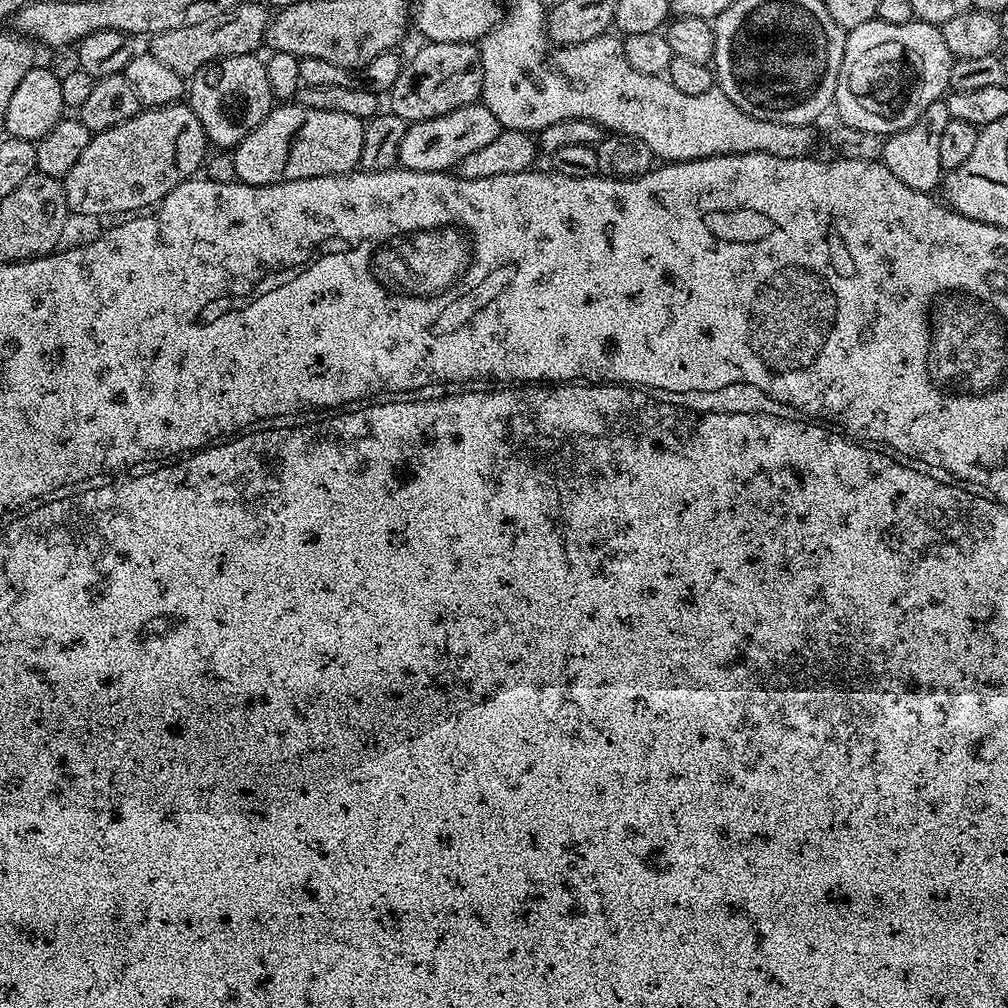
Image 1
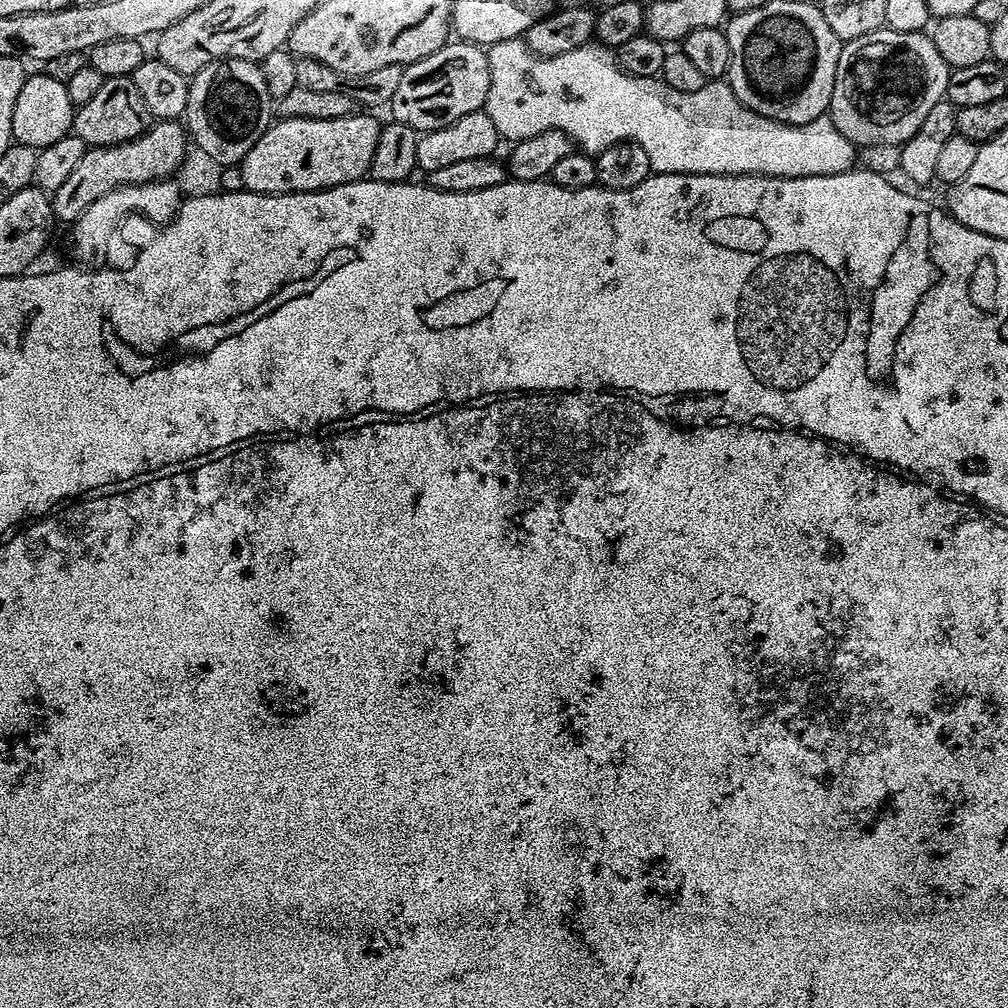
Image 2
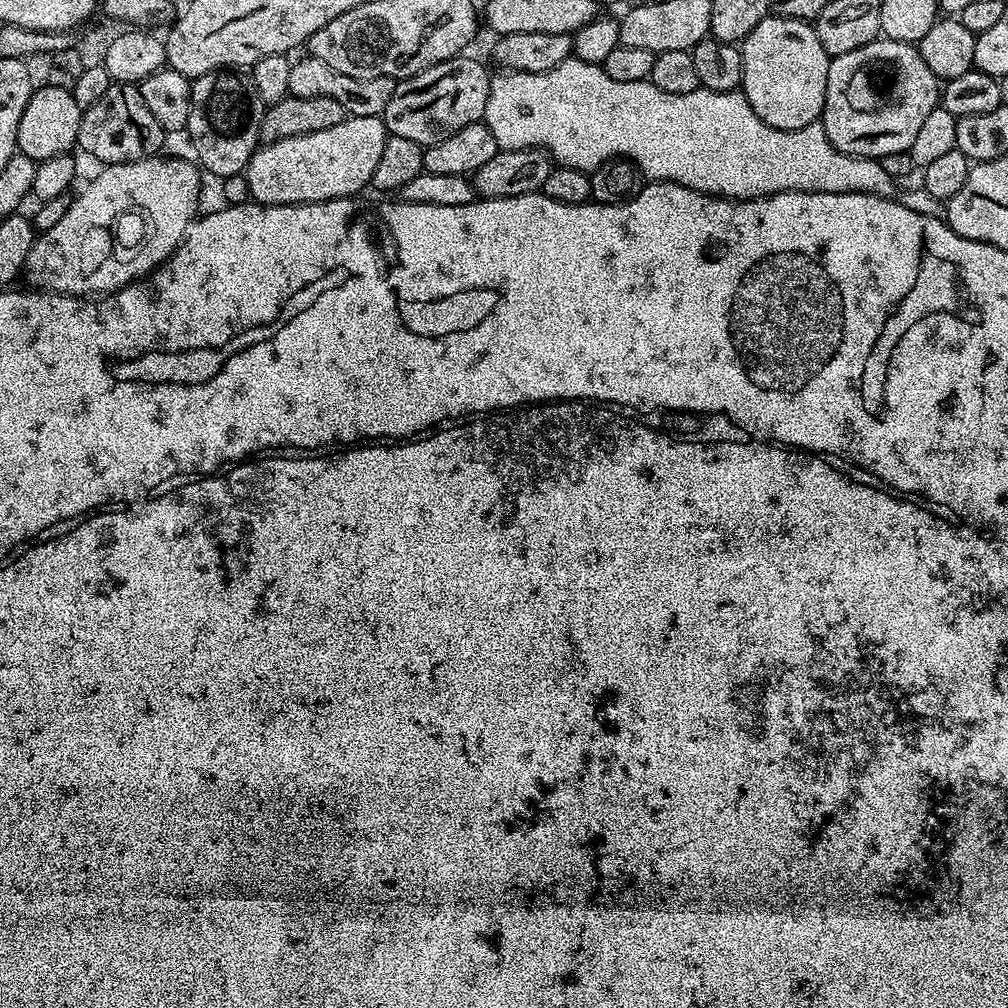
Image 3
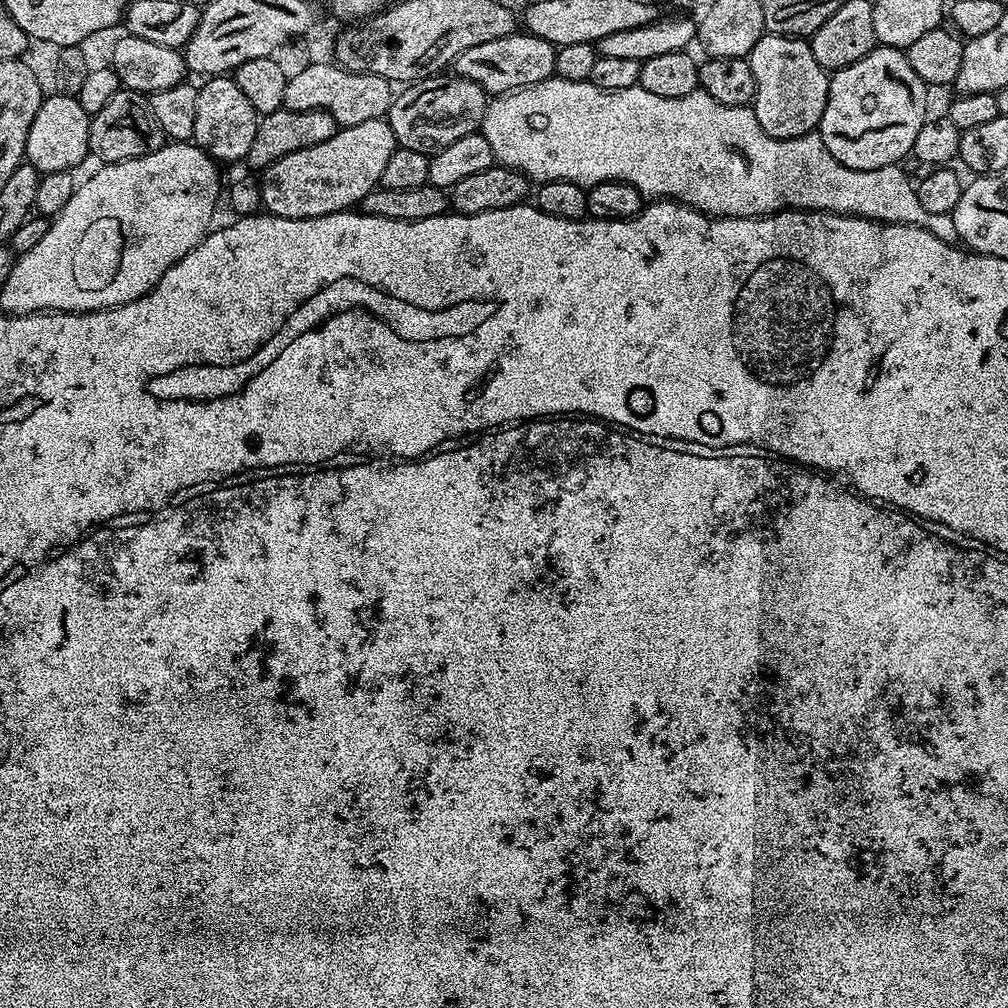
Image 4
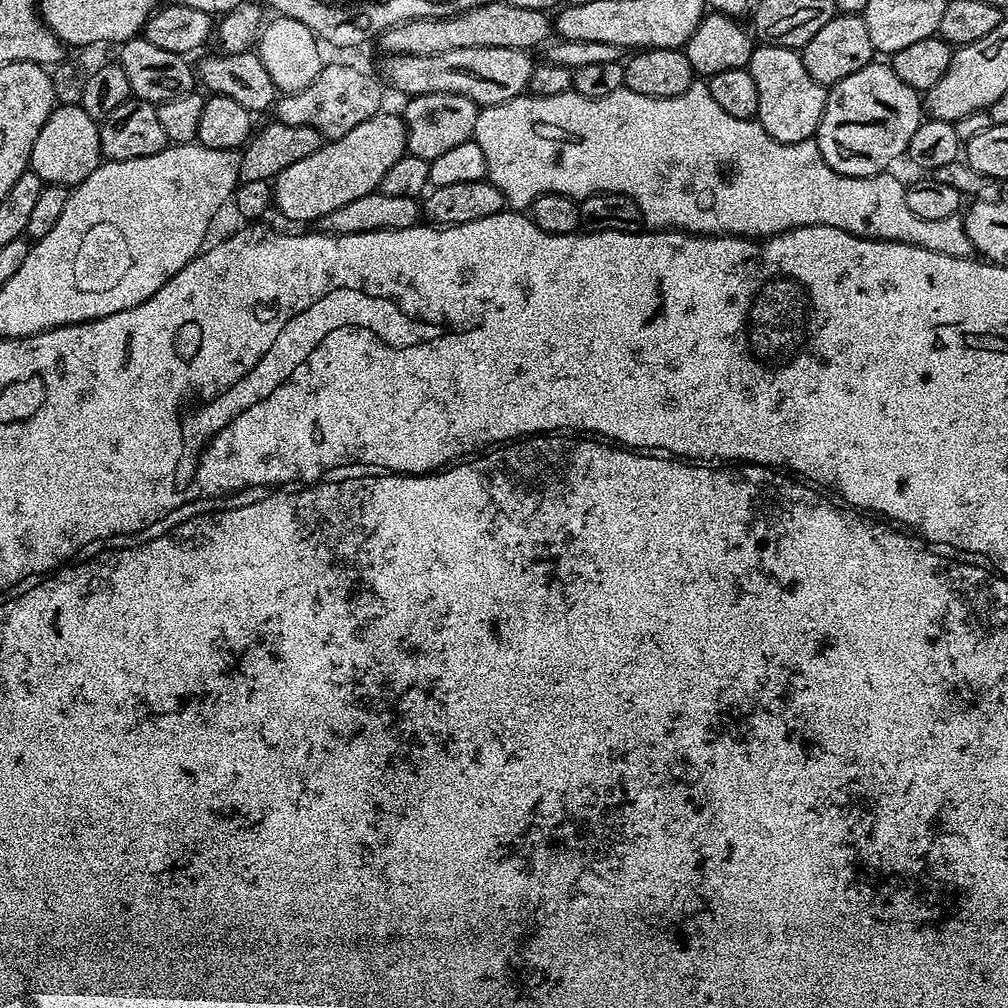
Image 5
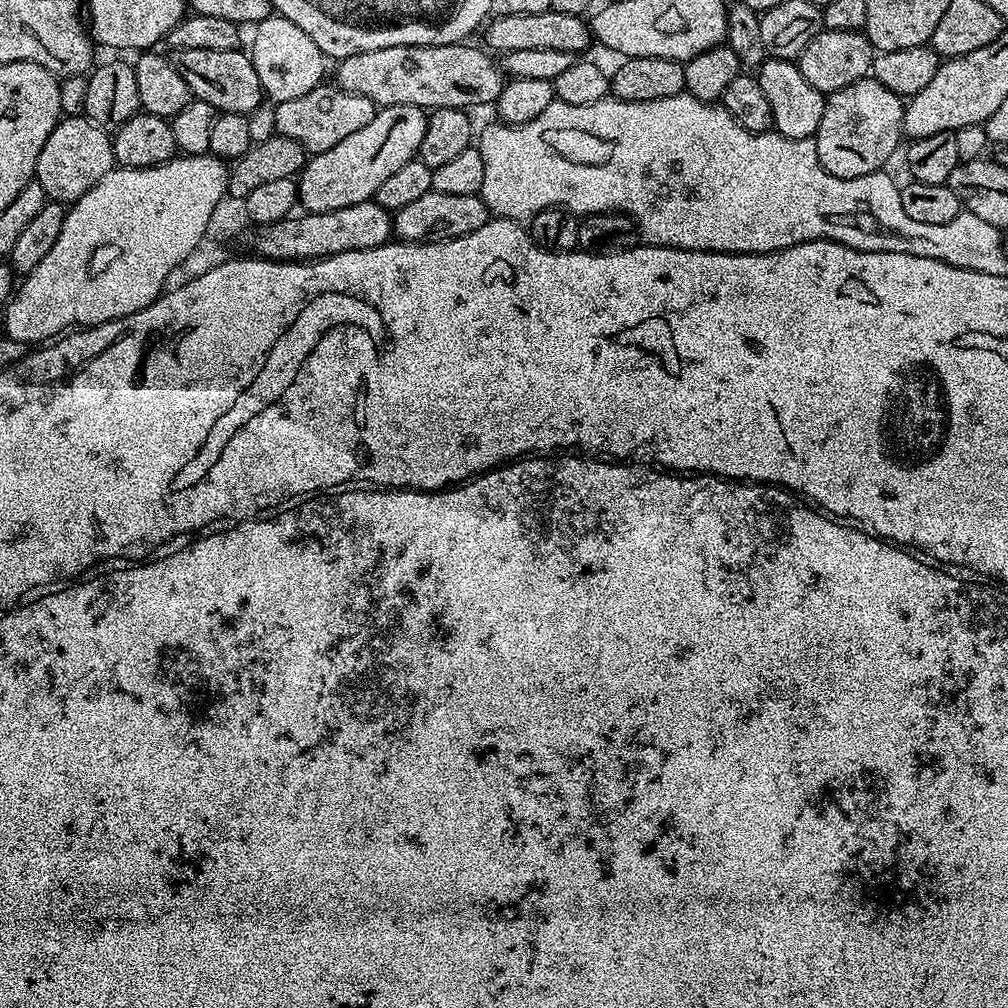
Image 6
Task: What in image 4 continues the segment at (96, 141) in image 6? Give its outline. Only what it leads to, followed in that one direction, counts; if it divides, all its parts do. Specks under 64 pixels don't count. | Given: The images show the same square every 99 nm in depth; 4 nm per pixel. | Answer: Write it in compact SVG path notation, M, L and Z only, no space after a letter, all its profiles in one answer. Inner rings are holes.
M48 94L41 99L38 114L34 114L34 122L30 122L30 130L26 134L26 150L24 159L32 164L40 173L45 172L72 172L83 162L89 159L88 139L90 138L90 126L88 125L90 113L82 110L79 99L75 96L62 96Z

